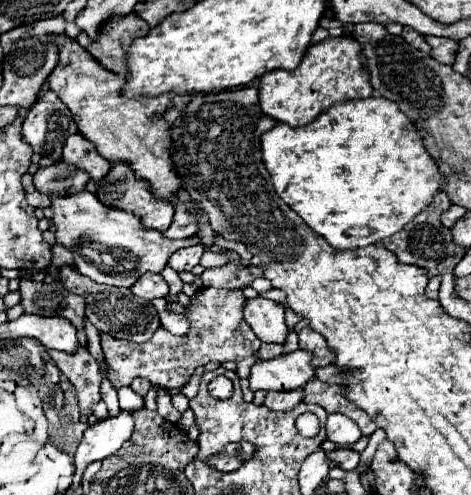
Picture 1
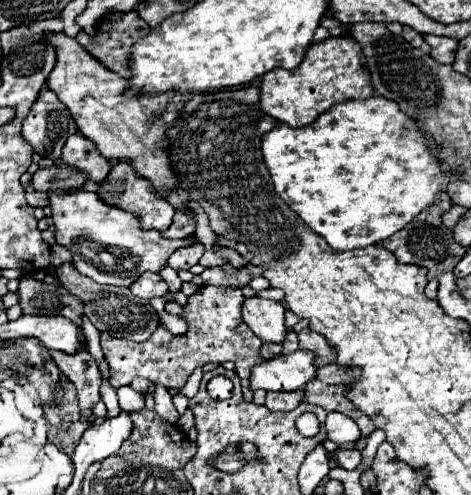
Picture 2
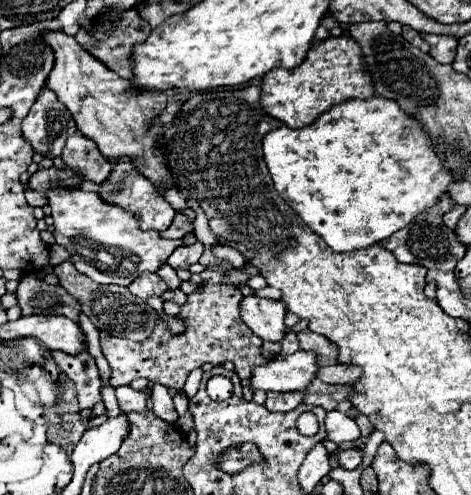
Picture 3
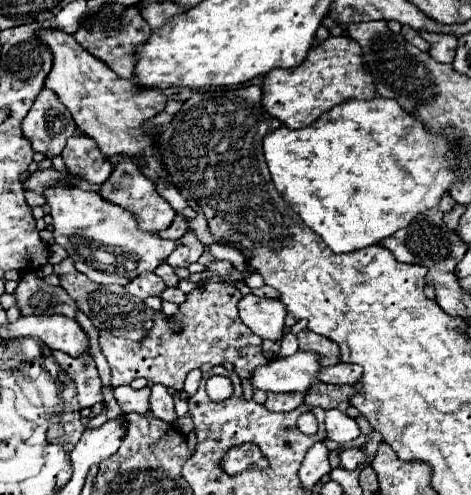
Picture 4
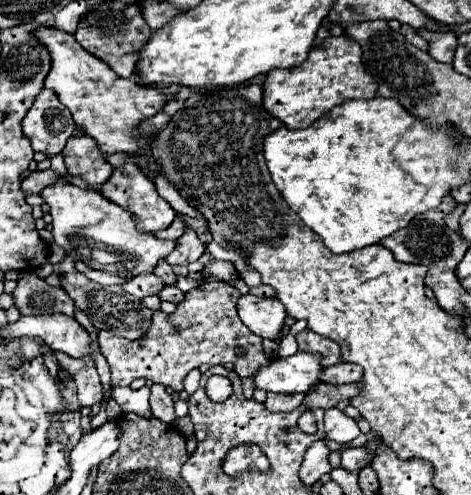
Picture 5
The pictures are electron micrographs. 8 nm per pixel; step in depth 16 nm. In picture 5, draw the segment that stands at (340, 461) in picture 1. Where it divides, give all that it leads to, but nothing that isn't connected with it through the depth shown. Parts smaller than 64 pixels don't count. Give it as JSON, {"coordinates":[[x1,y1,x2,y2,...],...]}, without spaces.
{"coordinates":[[364,446,362,448,346,448,346,450,340,452,340,456,342,456,342,468,348,470,348,472,354,472,354,470,368,466,370,460,374,458,366,452]]}

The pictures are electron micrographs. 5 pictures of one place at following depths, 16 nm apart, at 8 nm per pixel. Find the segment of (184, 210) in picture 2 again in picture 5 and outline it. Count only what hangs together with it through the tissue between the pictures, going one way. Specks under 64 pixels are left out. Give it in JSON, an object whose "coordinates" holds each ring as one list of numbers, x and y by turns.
{"coordinates":[[176,216,176,218,174,218,174,222,172,222,166,230,156,232,156,236,164,238,164,240,178,240,178,238,184,234,184,230,186,230,186,228,188,228,188,224,182,220,182,216]]}

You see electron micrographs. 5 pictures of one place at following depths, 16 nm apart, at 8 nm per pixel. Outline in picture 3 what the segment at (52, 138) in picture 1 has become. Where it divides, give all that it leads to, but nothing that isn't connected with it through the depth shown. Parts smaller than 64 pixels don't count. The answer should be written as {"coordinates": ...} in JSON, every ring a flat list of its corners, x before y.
{"coordinates":[[44,88,22,122,22,136,32,144,34,152,46,158,58,158,66,144,66,138,76,132,68,108,58,96]]}

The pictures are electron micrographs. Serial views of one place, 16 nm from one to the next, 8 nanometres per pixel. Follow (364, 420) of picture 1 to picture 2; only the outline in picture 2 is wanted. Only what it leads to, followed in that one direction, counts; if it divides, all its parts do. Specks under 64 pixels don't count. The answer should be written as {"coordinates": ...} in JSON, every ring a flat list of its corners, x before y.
{"coordinates":[[314,378,312,384,308,384,308,388,304,388,304,402,322,406,326,412,346,414,360,426,362,436,370,436,376,430,372,420,368,416,364,416,364,412,354,408,354,404,346,398,346,386,342,386,342,384,330,386,330,384,324,384,318,378]]}

